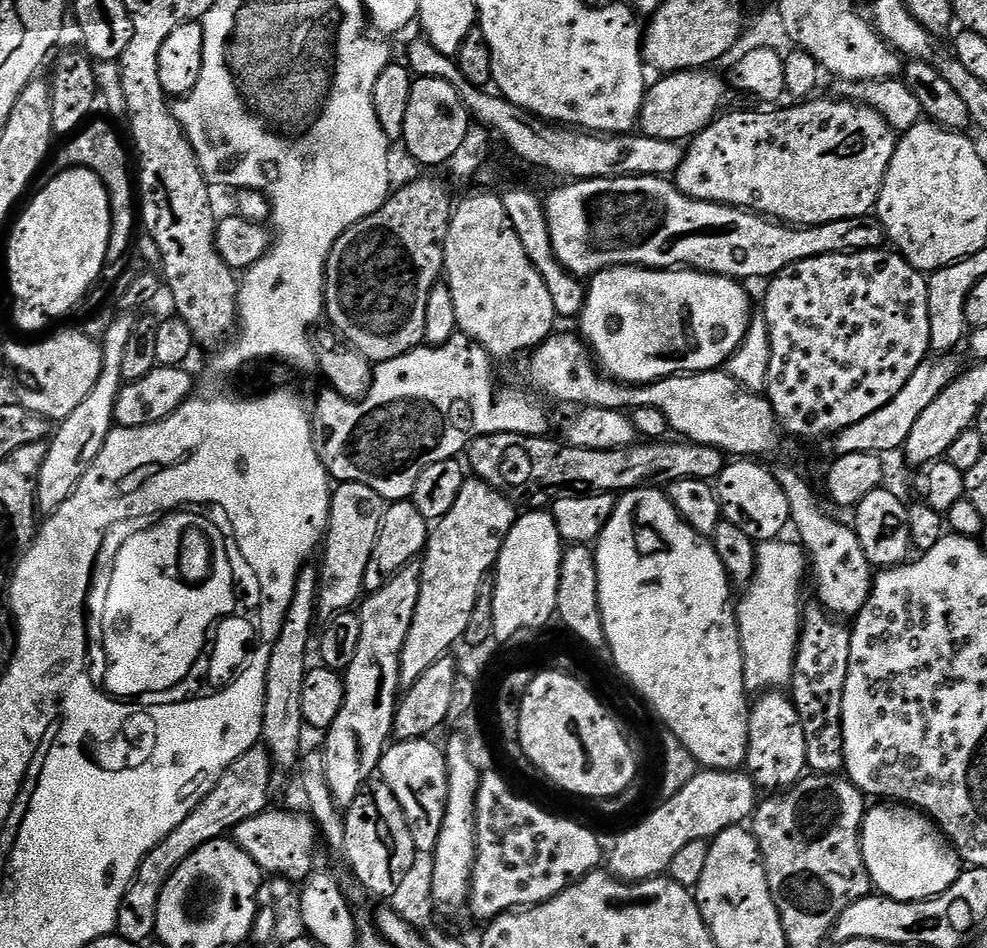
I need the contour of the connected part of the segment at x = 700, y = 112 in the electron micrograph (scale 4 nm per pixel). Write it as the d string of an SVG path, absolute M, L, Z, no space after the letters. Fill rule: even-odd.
M712 70L674 72L660 78L664 80L658 81L653 88L651 85L647 89L640 111L639 127L643 135L677 142L691 141L692 137L712 123L721 111L720 103L724 100L726 80L723 75L717 75L715 76Z

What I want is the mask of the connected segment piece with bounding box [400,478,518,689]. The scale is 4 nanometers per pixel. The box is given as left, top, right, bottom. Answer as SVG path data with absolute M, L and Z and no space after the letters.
M468 478L465 479L454 506L450 506L450 514L435 521L428 534L428 547L422 553L420 593L414 622L400 655L400 683L405 689L414 686L414 682L418 682L418 678L422 678L422 674L426 674L430 666L434 666L434 662L449 655L453 651L451 648L463 641L466 622L470 622L470 614L474 614L474 602L478 598L482 578L486 578L495 569L506 534L510 534L517 515L517 505L508 497L491 488L486 482Z

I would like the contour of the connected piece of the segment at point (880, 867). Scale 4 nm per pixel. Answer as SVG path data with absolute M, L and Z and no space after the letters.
M880 802L877 805L877 808L869 807L865 811L864 827L860 830L864 865L875 891L895 900L925 900L954 886L962 871L962 861L955 848L949 844L948 837L937 828L936 821L931 816L899 802Z

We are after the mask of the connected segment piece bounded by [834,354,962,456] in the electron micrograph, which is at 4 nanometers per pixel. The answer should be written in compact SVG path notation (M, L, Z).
M944 354L936 358L936 361L933 359L929 364L920 364L918 370L914 370L910 382L906 382L906 386L902 386L902 390L898 390L898 394L894 394L894 398L890 402L886 402L886 406L882 406L882 410L874 410L874 414L870 414L870 418L862 418L862 422L854 422L854 426L836 433L834 437L835 455L870 454L871 452L877 454L899 453L903 449L910 430L914 430L914 422L918 418L922 418L922 410L926 410L926 406L930 406L930 402L934 402L934 398L938 398L938 394L942 394L944 387L961 375L962 367L960 368L958 361L951 360L952 358L951 355Z

